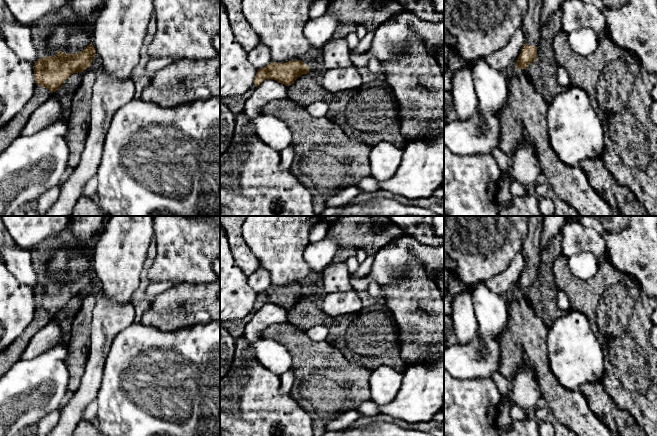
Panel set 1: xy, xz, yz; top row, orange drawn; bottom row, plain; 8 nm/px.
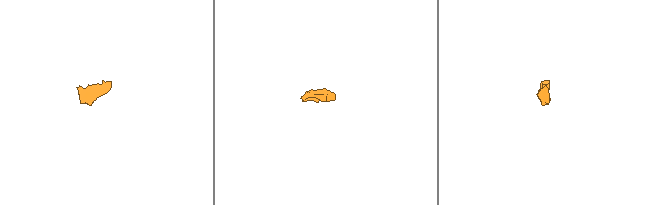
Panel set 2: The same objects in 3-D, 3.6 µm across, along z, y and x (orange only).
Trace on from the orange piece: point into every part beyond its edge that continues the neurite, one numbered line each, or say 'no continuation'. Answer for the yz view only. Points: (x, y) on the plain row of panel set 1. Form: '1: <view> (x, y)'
1: yz (531, 253)

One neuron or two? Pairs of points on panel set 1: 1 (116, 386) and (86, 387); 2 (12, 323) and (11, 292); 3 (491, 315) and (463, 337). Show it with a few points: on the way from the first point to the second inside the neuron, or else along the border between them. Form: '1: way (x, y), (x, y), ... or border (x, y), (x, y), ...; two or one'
1: border (105, 364), (102, 383), (95, 399); two
2: way (11, 315), (11, 300); one
3: border (473, 304), (476, 320), (476, 337), (462, 344); two

